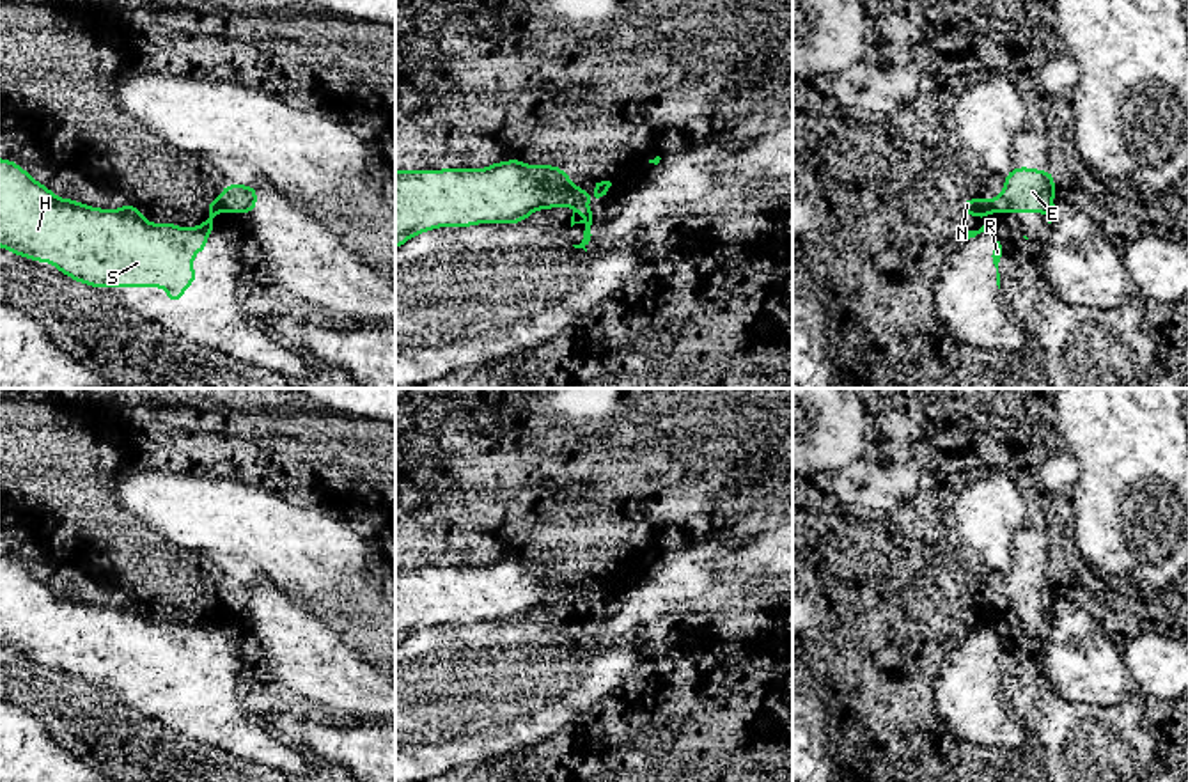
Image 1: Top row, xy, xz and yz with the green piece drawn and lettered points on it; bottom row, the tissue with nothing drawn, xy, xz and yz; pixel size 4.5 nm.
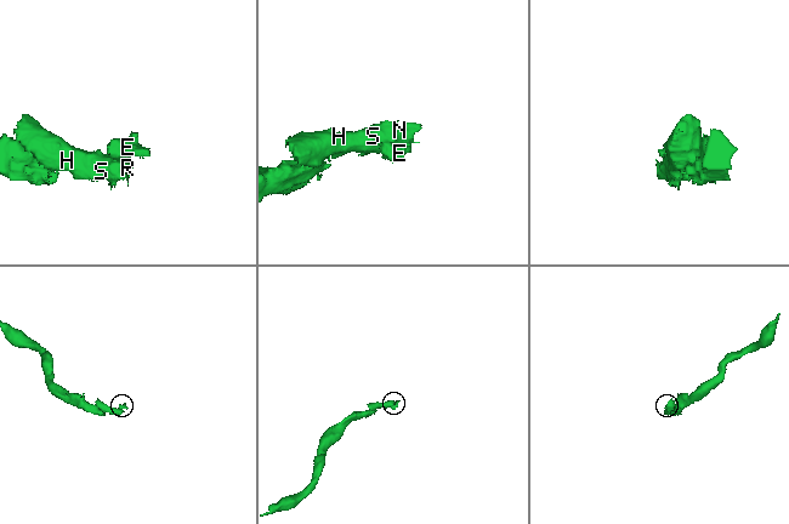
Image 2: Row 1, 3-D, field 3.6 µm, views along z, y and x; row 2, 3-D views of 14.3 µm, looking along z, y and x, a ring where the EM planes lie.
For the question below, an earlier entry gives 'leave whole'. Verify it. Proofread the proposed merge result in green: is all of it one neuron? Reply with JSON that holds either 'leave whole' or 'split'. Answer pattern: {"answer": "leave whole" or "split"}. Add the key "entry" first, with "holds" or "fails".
{"entry": "fails", "answer": "split"}

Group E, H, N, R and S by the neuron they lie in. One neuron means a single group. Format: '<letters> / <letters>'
E N / H R S

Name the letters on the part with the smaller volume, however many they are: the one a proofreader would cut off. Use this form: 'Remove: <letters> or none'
Remove: E, N

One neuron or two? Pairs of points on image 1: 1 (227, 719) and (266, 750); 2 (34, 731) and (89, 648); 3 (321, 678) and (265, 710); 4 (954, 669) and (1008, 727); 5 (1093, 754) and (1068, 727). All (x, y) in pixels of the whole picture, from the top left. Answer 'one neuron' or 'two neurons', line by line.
1: two neurons
2: two neurons
3: two neurons
4: one neuron
5: one neuron

